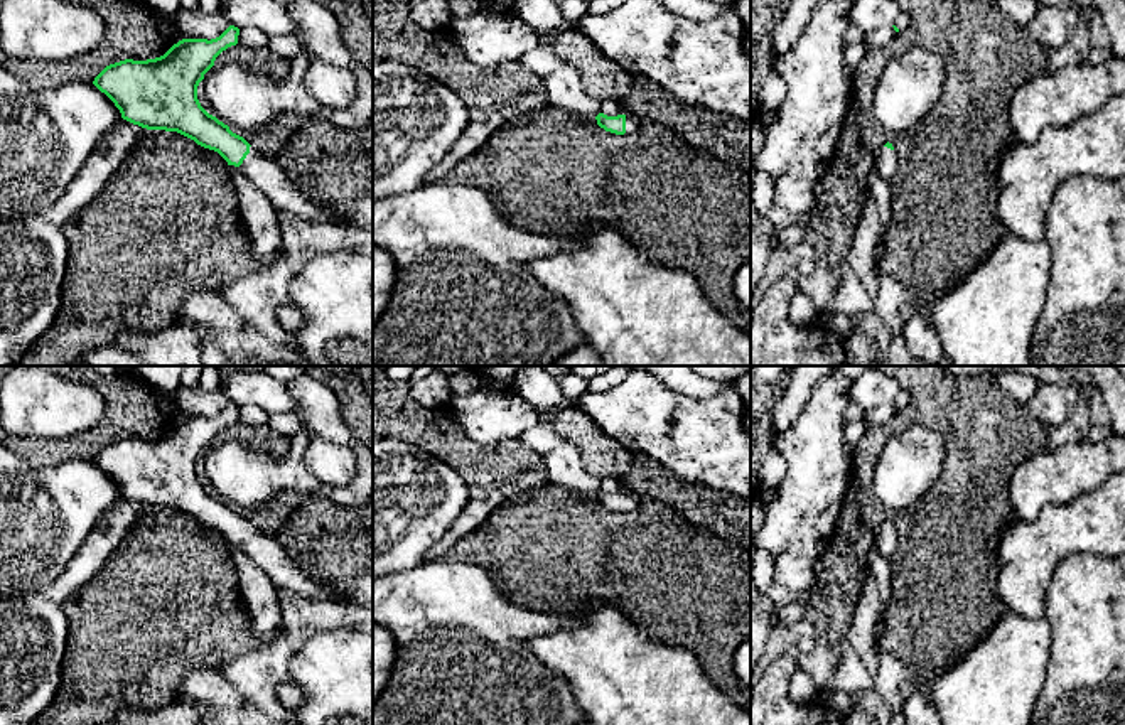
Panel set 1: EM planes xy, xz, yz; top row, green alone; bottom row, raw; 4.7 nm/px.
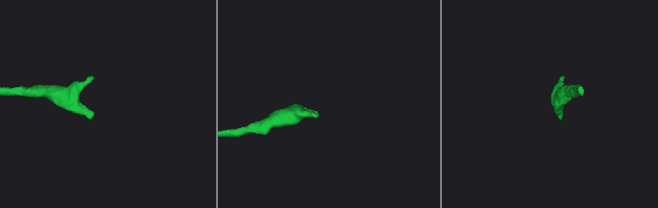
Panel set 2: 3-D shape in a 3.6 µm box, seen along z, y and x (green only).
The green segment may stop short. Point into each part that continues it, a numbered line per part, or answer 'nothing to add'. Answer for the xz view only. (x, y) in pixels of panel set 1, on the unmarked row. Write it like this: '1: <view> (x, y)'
1: xz (633, 501)

